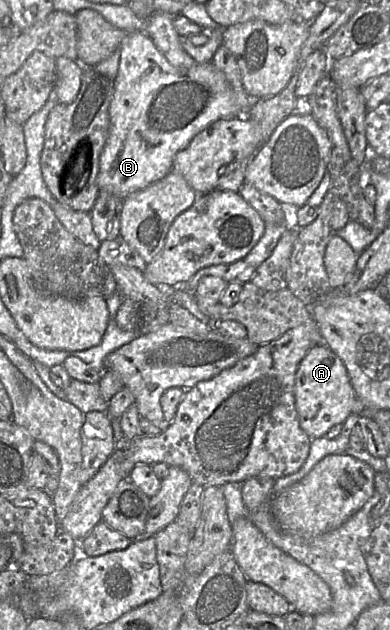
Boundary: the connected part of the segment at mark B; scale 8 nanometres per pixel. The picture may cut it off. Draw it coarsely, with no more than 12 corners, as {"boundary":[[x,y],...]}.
{"boundary":[[127,32],[99,190],[125,199],[219,119],[247,116],[212,62],[179,70]]}

